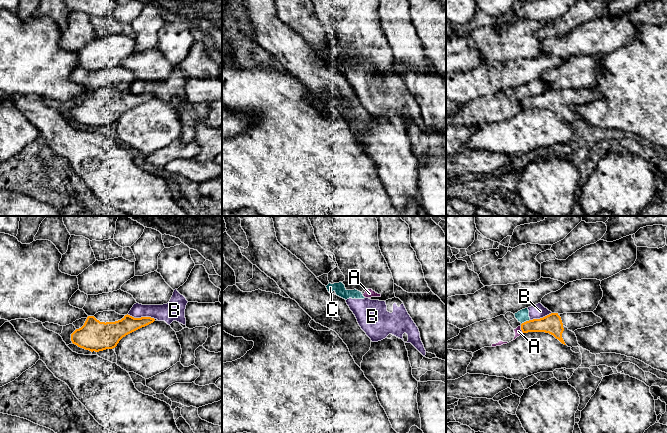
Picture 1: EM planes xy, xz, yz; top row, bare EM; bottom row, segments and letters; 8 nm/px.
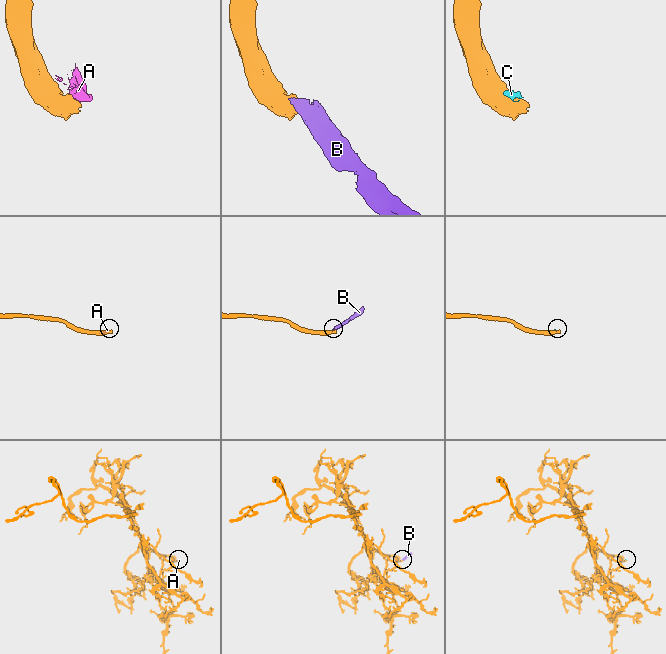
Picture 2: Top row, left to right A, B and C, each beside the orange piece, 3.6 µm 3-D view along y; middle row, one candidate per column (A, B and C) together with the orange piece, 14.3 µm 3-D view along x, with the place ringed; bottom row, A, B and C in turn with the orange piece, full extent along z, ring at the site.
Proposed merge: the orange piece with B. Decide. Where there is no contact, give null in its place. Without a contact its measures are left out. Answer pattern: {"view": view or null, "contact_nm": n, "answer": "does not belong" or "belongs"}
{"view": "xy", "contact_nm": 220, "answer": "does not belong"}

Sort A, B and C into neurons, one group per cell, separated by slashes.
A B C

